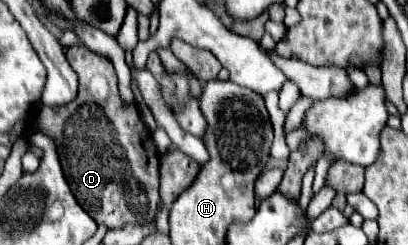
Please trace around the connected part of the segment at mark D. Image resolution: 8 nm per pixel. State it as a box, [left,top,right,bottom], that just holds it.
[37,46,159,228]

